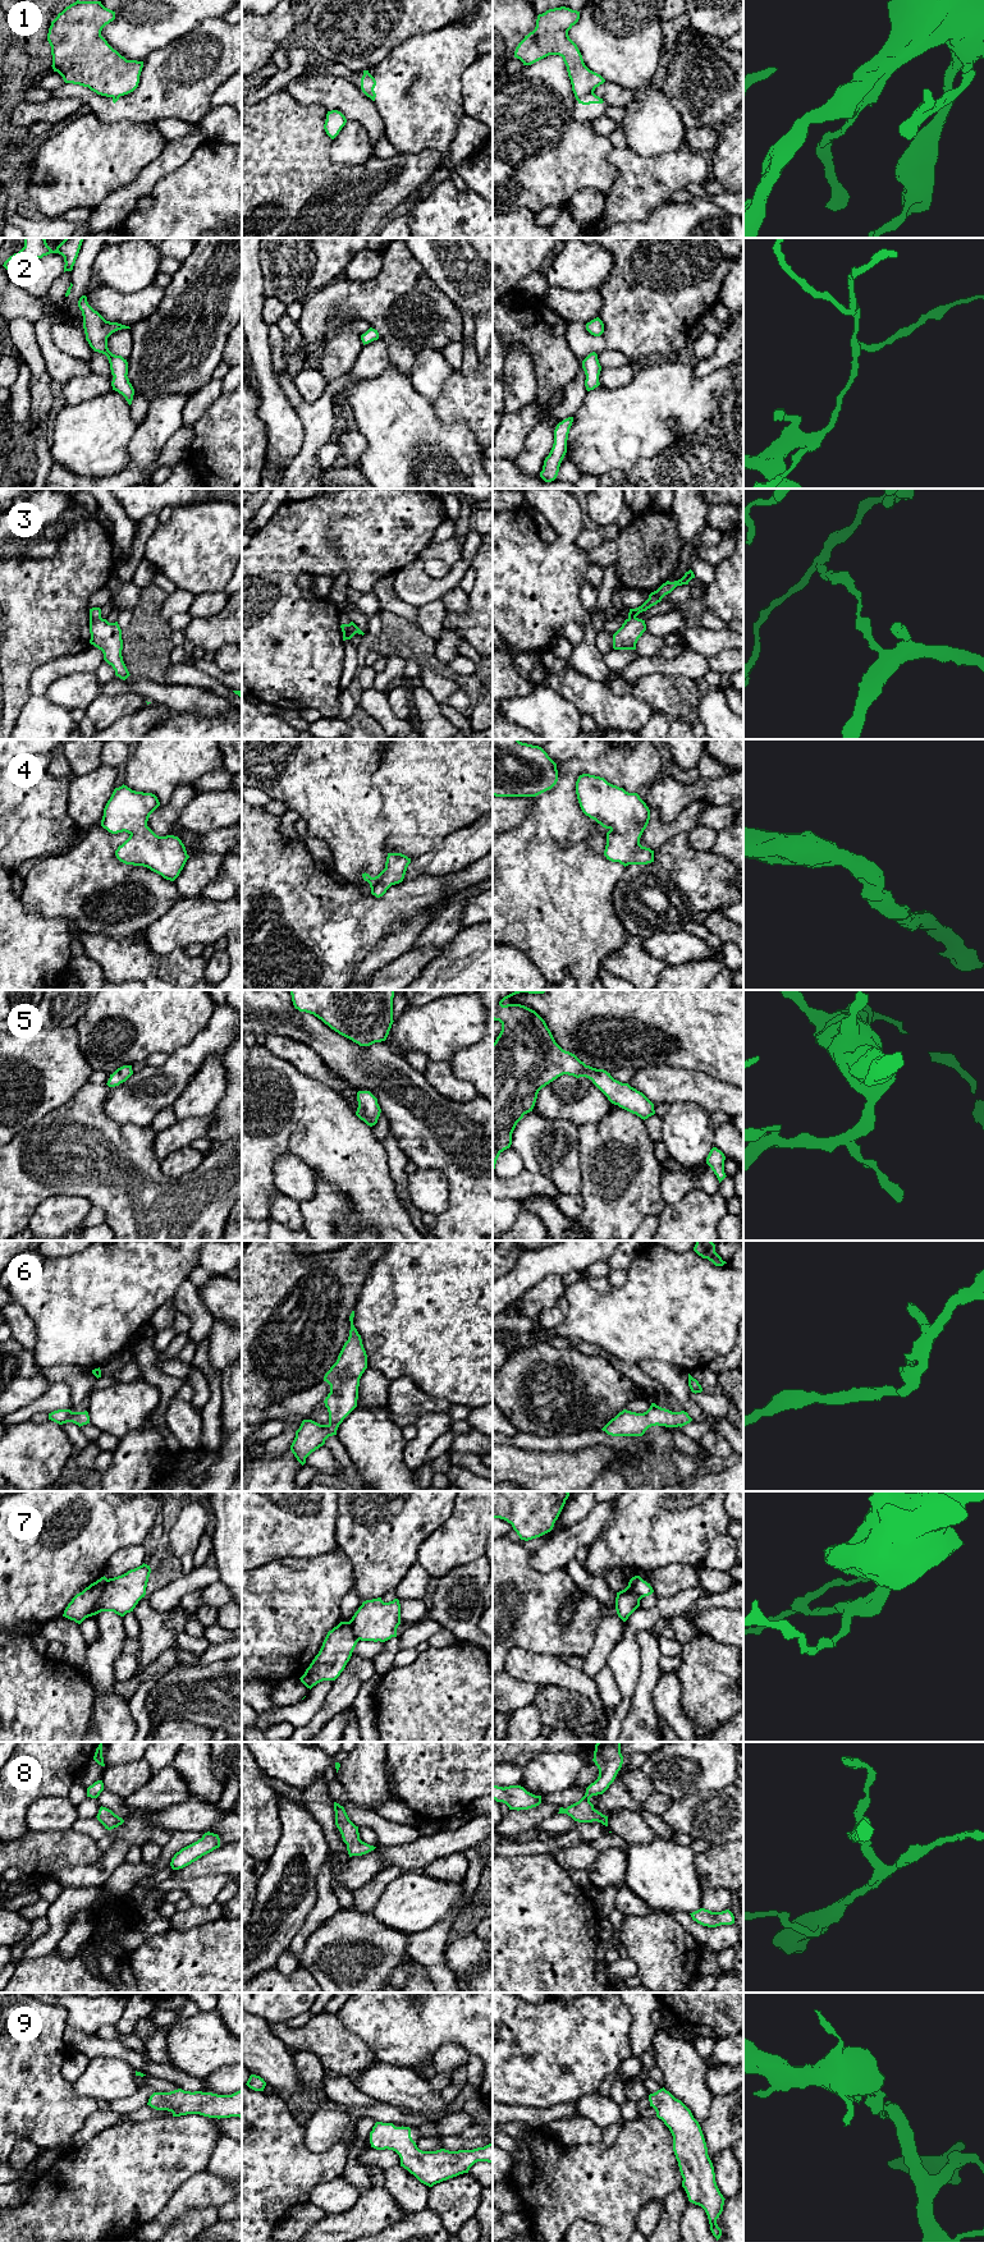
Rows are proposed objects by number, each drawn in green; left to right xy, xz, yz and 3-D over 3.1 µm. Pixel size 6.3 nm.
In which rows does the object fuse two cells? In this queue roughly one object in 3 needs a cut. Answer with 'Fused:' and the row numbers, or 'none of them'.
Fused: 1, 3, 7

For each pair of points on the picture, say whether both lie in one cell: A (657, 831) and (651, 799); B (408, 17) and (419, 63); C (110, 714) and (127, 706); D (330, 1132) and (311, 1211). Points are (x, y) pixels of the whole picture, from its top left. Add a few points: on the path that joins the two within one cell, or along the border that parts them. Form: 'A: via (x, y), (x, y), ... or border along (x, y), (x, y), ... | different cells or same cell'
A: border along (683, 808), (666, 821), (657, 810), (650, 810) | different cells
B: border along (443, 28), (413, 35), (403, 40), (389, 54) | different cells
C: via (114, 710), (118, 706), (123, 706) | same cell
D: border along (316, 1175), (323, 1175), (337, 1190), (346, 1193) | different cells

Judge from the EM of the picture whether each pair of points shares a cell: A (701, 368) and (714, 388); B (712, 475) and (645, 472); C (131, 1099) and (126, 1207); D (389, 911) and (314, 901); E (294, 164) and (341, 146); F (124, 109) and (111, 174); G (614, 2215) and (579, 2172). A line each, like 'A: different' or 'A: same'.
A: different
B: same
C: different
D: same
E: different
F: different
G: same

